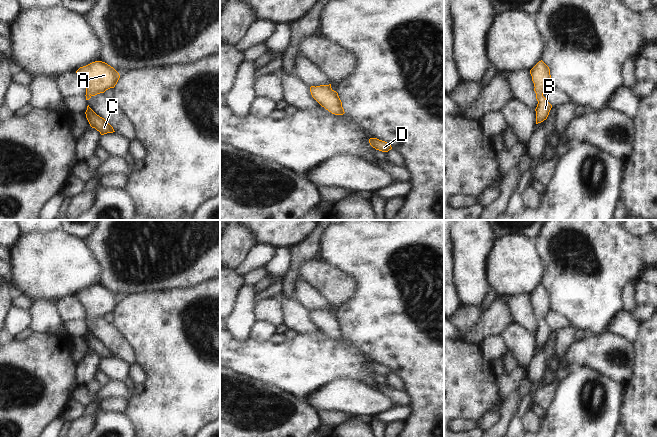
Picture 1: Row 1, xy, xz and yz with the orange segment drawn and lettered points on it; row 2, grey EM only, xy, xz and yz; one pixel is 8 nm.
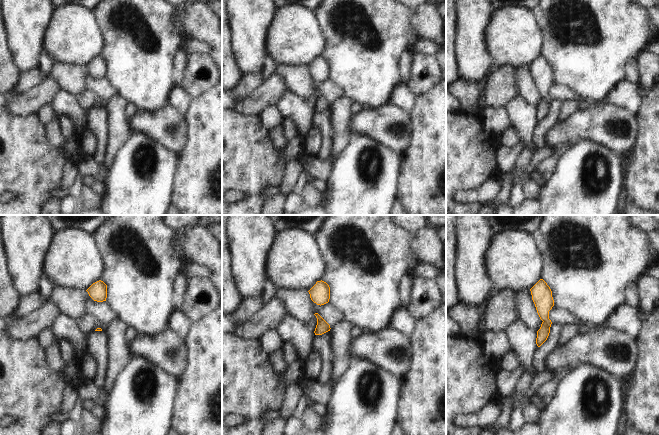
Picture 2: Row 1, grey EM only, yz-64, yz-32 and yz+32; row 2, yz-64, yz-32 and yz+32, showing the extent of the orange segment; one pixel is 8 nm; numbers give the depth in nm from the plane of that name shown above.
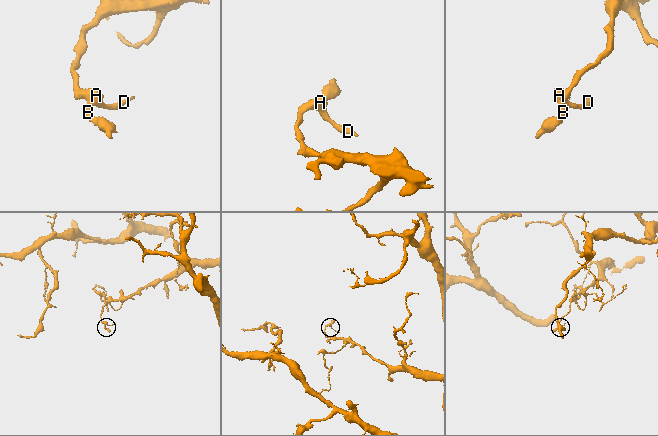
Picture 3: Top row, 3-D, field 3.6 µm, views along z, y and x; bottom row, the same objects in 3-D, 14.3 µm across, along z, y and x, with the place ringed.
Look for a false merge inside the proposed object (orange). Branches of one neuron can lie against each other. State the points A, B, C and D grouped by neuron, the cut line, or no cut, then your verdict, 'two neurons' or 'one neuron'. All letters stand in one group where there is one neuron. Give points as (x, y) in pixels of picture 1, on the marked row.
A B C D; no cut; one neuron

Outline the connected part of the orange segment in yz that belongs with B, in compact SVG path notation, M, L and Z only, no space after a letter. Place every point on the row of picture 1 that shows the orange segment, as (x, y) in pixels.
M541 60L531 70L532 81L534 83L534 91L538 101L536 111L536 124L543 122L547 119L552 105L543 96L544 91L551 85L550 84L550 69Z

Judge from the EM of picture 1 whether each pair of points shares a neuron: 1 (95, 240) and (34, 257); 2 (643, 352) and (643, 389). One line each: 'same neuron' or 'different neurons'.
1: different neurons
2: same neuron

